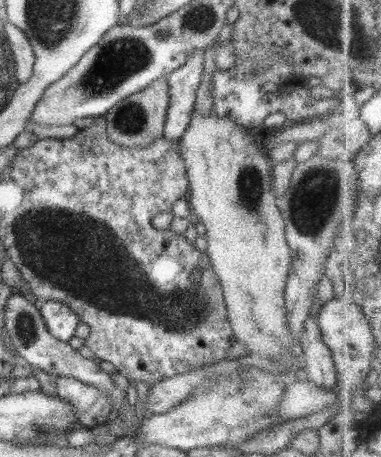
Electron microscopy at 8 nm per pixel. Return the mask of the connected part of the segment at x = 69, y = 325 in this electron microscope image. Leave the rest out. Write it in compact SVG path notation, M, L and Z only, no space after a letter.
M60 301L40 302L38 306L50 334L62 342L70 341L80 323L78 315Z

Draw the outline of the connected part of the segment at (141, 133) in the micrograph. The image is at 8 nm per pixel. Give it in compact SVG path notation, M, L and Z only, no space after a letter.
M166 77L154 80L142 91L122 99L105 114L106 133L112 142L124 147L146 147L164 134L170 86Z

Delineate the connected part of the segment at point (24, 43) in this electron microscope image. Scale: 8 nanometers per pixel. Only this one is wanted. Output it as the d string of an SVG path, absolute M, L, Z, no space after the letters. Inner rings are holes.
M6 22L4 30L7 36L7 44L13 57L12 62L15 63L16 79L20 84L23 84L33 74L35 58L32 45L30 45L30 40L26 37L26 33L14 26L14 24Z

